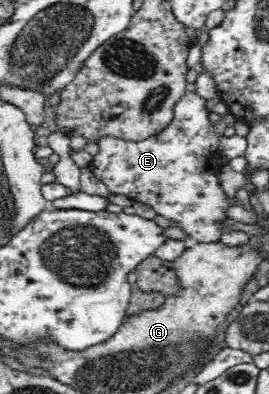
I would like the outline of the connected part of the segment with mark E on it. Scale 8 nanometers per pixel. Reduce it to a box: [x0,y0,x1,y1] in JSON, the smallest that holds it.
[86,92,237,243]

